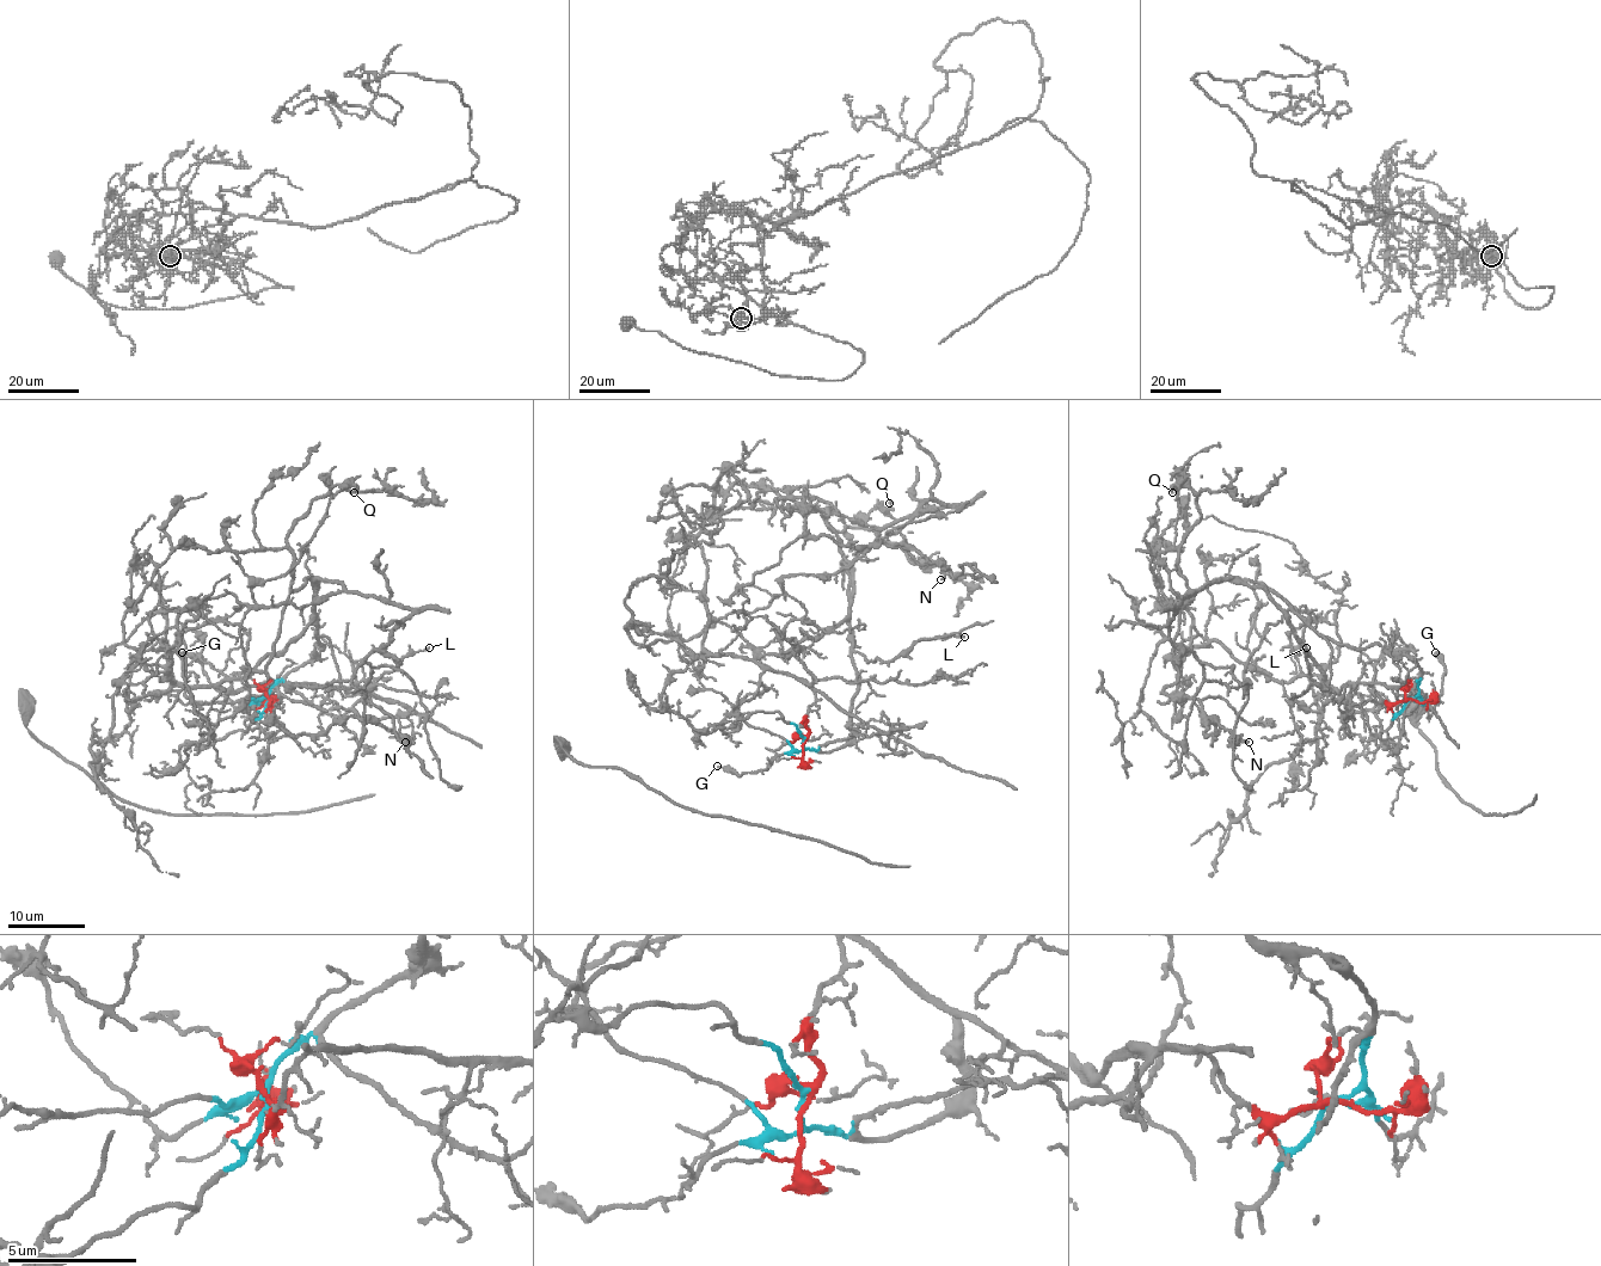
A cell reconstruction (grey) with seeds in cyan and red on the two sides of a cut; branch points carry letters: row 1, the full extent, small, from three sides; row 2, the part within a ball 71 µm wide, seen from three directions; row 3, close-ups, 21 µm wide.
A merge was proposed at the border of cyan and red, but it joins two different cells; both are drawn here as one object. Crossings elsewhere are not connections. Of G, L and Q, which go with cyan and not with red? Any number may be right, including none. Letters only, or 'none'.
G, L

